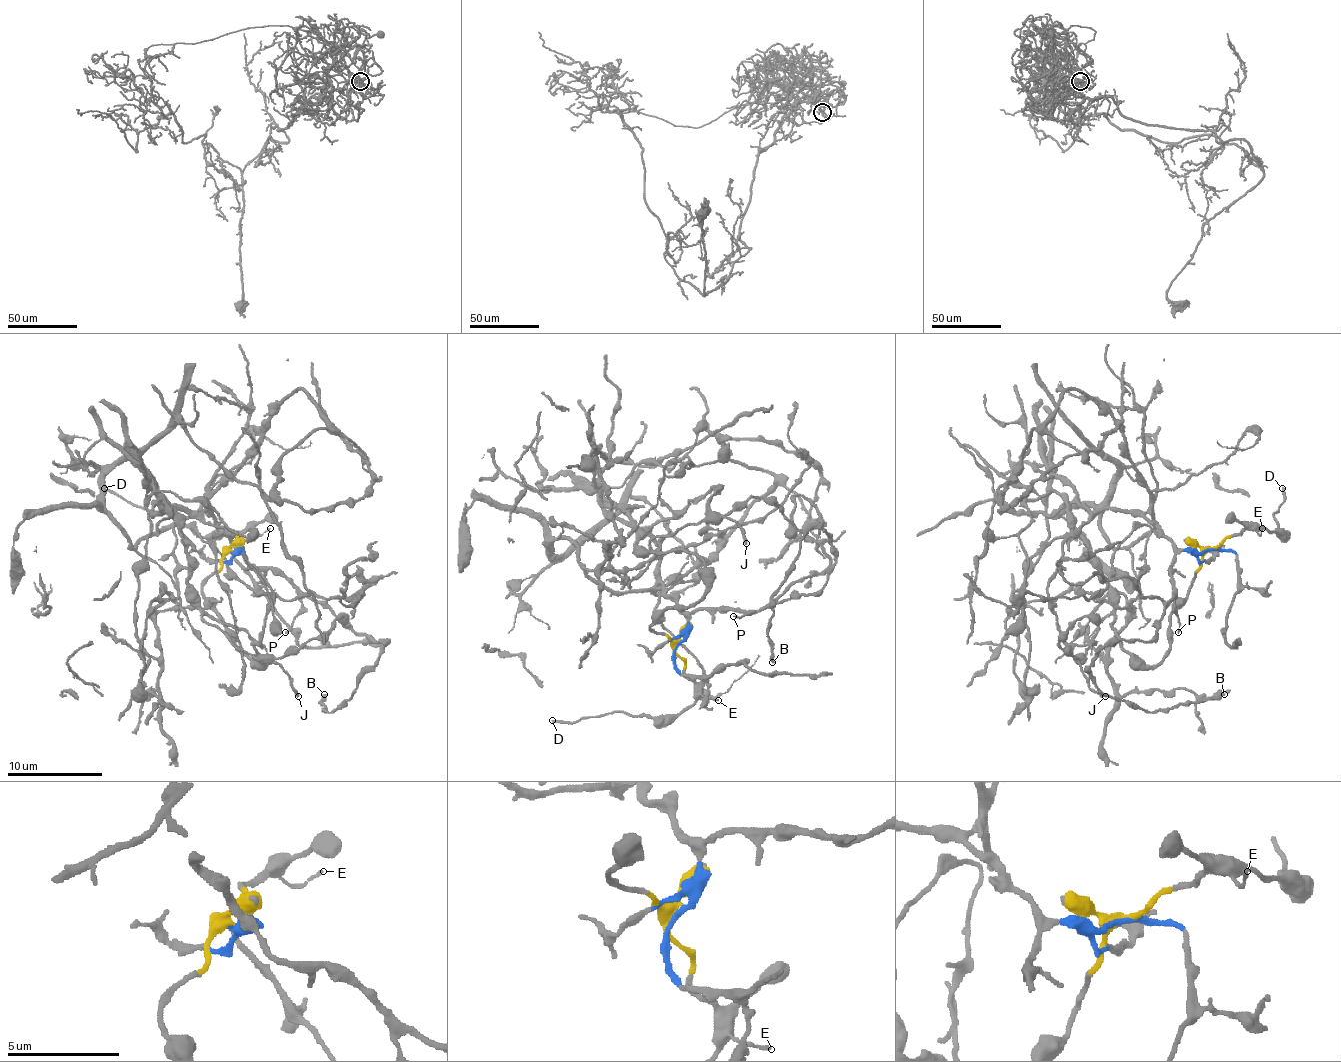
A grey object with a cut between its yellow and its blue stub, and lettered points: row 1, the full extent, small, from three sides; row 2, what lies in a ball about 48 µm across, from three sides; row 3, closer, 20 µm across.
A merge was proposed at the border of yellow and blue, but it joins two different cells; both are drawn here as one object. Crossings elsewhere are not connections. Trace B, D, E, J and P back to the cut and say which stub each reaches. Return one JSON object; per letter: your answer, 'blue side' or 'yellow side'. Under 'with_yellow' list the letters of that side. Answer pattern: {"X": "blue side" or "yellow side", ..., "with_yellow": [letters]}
{"B": "blue side", "D": "yellow side", "E": "yellow side", "J": "yellow side", "P": "blue side", "with_yellow": ["D", "E", "J"]}

